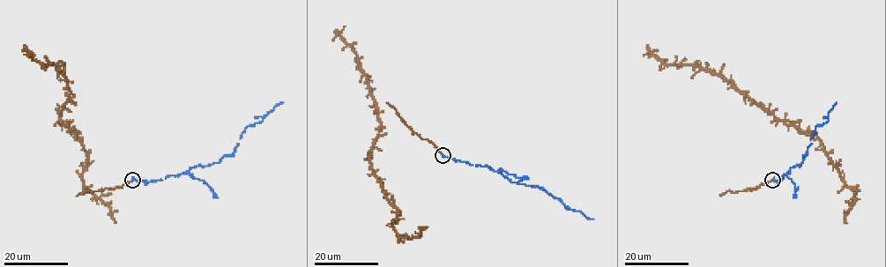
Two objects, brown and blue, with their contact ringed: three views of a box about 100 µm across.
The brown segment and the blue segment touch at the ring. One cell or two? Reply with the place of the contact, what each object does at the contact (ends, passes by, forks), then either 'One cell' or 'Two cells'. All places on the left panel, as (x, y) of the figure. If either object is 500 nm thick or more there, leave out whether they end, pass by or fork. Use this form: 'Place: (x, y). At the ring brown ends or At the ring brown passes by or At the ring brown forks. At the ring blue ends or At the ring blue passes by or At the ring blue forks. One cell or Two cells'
Place: (132, 180). At the ring brown ends. At the ring blue ends. One cell

